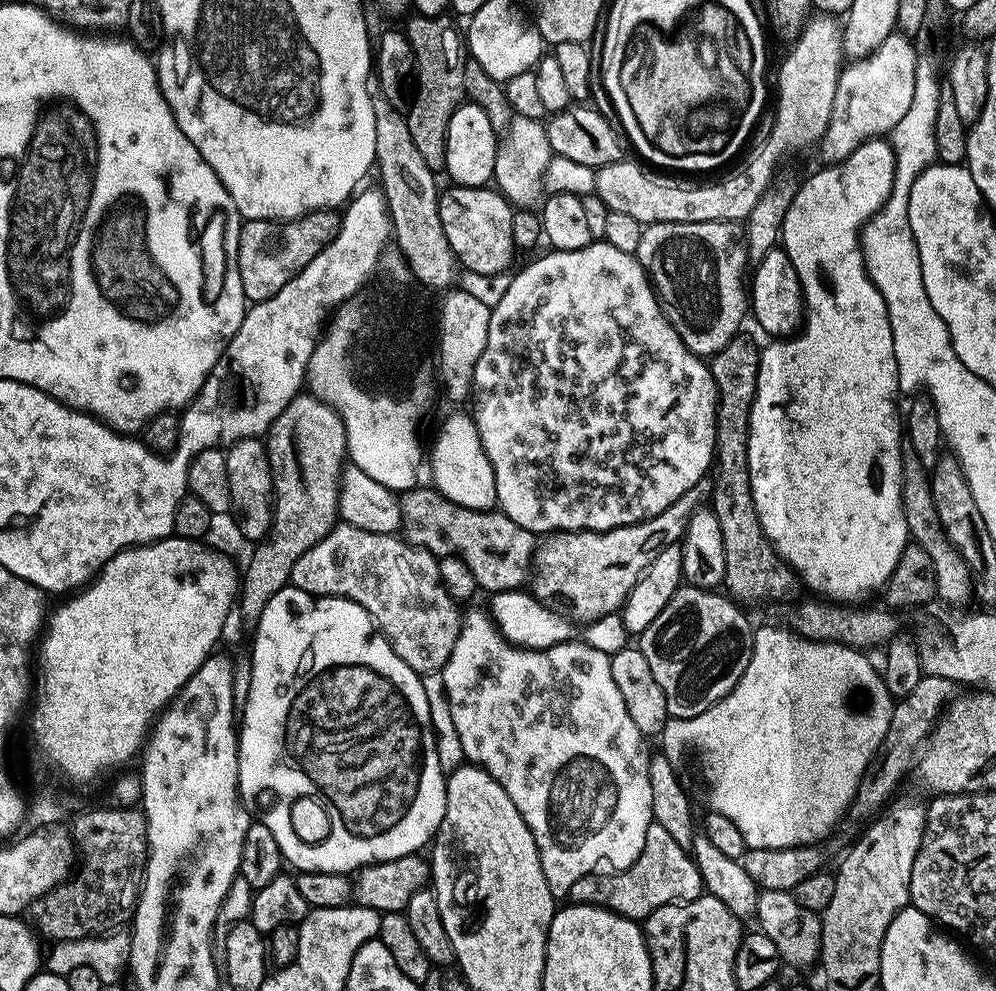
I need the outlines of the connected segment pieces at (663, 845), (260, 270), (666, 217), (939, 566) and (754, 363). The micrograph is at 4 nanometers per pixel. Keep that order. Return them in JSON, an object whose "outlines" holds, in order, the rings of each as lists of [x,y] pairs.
{"outlines":[[[[653,822],[650,830],[646,830],[644,852],[629,868],[621,872],[611,871],[578,878],[578,882],[570,886],[567,899],[578,904],[596,904],[600,908],[617,912],[619,916],[625,916],[627,920],[644,922],[659,907],[691,902],[703,892],[704,883],[689,849],[680,846],[669,831]]],[[[335,211],[311,212],[299,220],[283,224],[275,220],[244,220],[238,229],[234,251],[238,274],[242,278],[245,301],[259,302],[274,298],[290,278],[294,278],[336,237],[340,216]]],[[[816,14],[809,19],[800,32],[800,37],[791,45],[788,57],[780,64],[780,77],[776,80],[776,88],[780,93],[776,96],[776,121],[764,140],[764,145],[756,152],[756,157],[745,166],[741,172],[720,180],[717,184],[679,184],[676,180],[663,180],[655,171],[643,172],[631,158],[618,162],[610,162],[606,166],[595,169],[595,195],[605,204],[608,211],[619,210],[622,214],[630,214],[638,218],[638,222],[645,226],[661,224],[662,222],[726,222],[735,220],[744,222],[758,204],[758,200],[768,192],[780,159],[787,152],[796,152],[799,148],[808,148],[819,145],[821,138],[826,134],[826,126],[830,122],[830,114],[834,110],[834,94],[838,86],[838,78],[846,64],[844,55],[844,34],[842,24],[835,15]]],[[[907,438],[901,439],[900,449],[902,450],[902,510],[911,543],[924,547],[933,560],[937,597],[946,605],[960,606],[967,596],[973,595],[968,569],[964,567],[963,560],[957,556],[955,548],[949,543],[944,528],[940,525],[938,510],[934,506],[932,497],[929,471],[922,466],[922,462],[918,462],[918,453],[914,451],[913,444]]],[[[744,334],[737,335],[722,351],[711,357],[710,367],[716,383],[716,454],[711,473],[710,507],[722,530],[722,550],[726,554],[723,587],[729,597],[744,600],[801,599],[802,581],[766,538],[756,513],[748,473],[748,427],[750,410],[756,397],[760,348]]]]}

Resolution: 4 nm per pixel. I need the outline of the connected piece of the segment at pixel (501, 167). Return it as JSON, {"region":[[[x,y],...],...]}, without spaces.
{"region":[[[513,115],[512,128],[506,133],[505,140],[507,140],[506,144],[501,143],[496,149],[492,175],[495,187],[507,198],[508,203],[517,209],[535,209],[545,195],[544,175],[554,155],[548,129],[539,120]]]}

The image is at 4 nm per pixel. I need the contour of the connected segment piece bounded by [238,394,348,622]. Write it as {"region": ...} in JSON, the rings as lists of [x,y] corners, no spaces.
{"region":[[[296,396],[278,414],[266,433],[268,469],[272,475],[272,521],[267,535],[255,545],[238,584],[238,612],[249,622],[260,619],[262,610],[278,590],[289,587],[294,562],[336,527],[340,515],[340,482],[346,467],[348,443],[344,423],[317,396]]]}

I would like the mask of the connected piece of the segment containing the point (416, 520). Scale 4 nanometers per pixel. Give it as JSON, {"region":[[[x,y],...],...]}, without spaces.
{"region":[[[427,487],[410,488],[400,496],[403,539],[437,558],[462,558],[474,573],[477,585],[483,591],[485,588],[488,594],[523,589],[534,572],[537,533],[518,526],[518,522],[511,520],[505,512],[458,506],[437,492],[435,487]]]}

